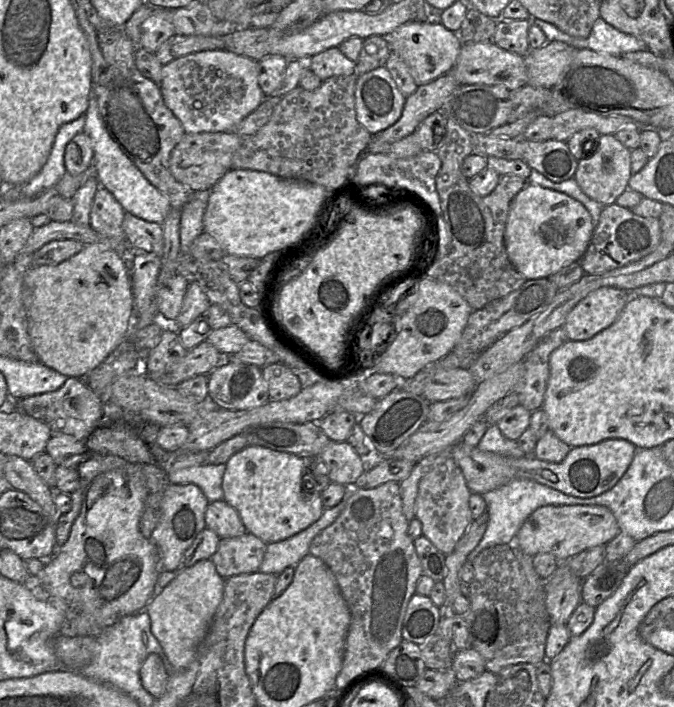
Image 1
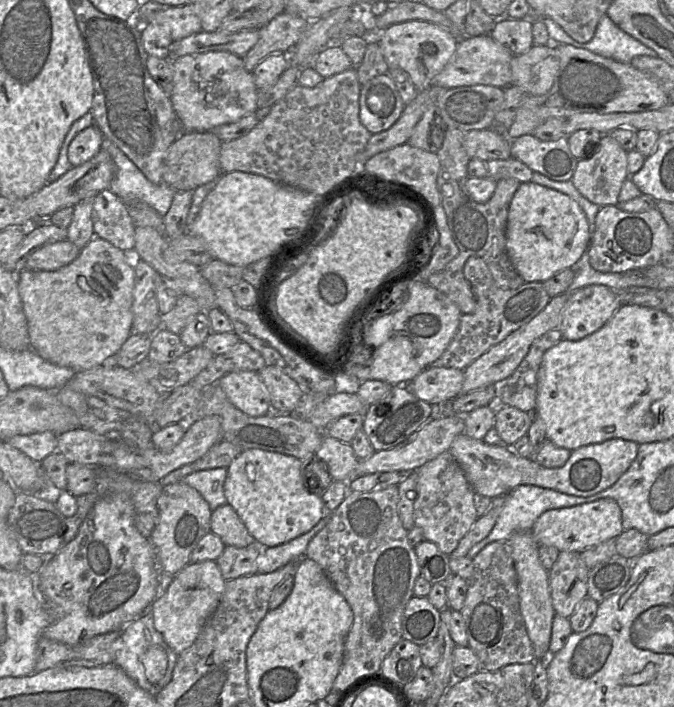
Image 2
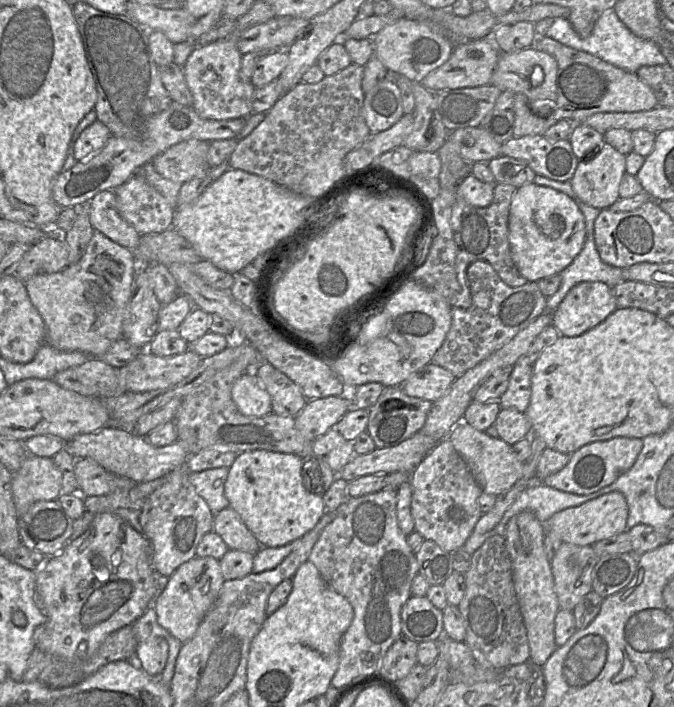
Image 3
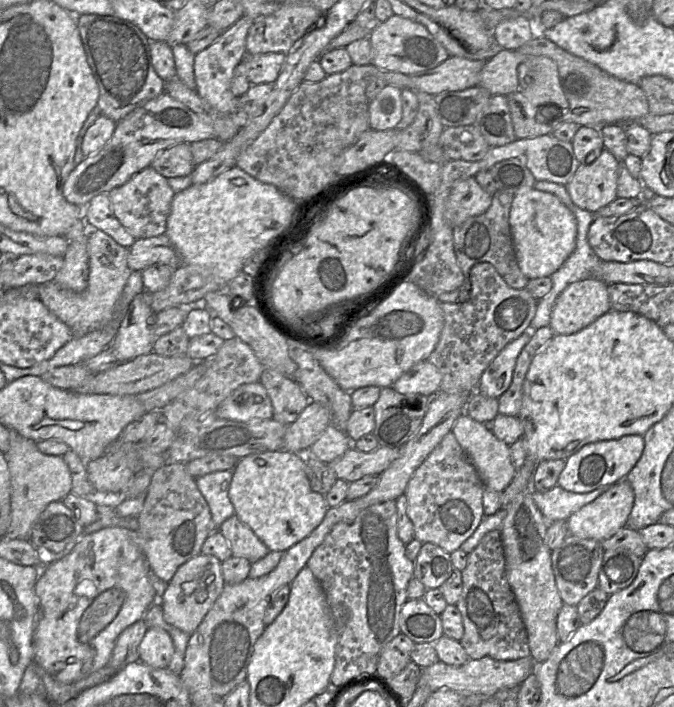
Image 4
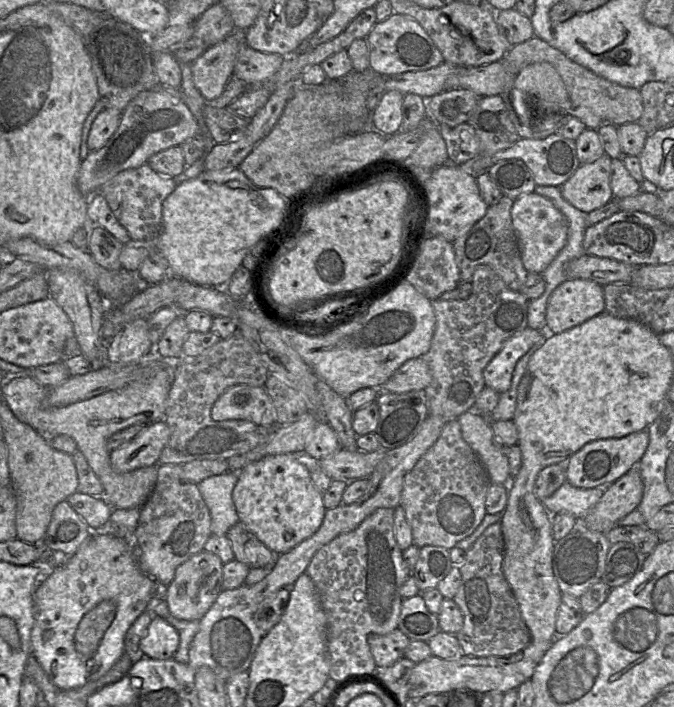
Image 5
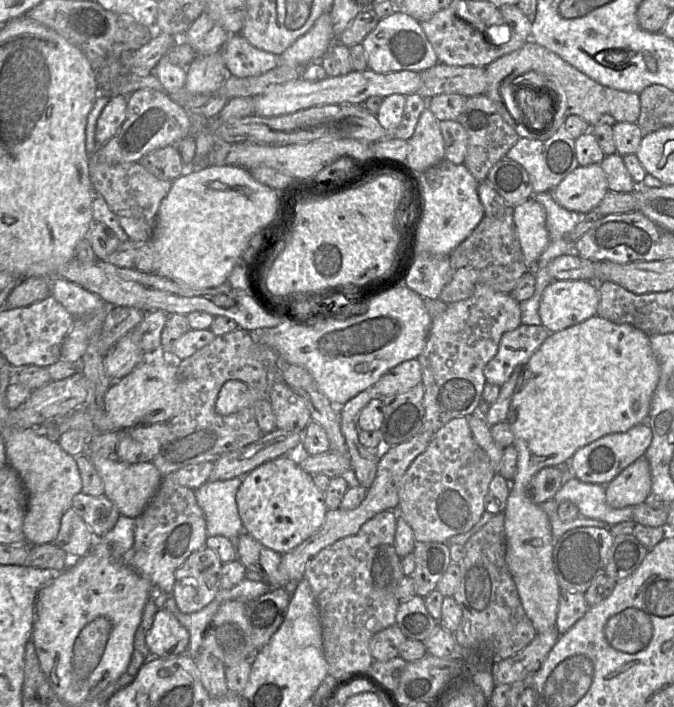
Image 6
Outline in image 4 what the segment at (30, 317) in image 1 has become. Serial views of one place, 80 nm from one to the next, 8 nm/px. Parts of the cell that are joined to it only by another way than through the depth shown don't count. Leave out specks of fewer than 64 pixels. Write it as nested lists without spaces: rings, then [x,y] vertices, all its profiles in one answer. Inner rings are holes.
[[[89,229],[87,245],[89,276],[84,291],[74,292],[50,281],[39,285],[38,292],[38,299],[70,328],[74,338],[83,337],[109,323],[131,272],[127,262],[129,248],[118,244],[102,230]]]

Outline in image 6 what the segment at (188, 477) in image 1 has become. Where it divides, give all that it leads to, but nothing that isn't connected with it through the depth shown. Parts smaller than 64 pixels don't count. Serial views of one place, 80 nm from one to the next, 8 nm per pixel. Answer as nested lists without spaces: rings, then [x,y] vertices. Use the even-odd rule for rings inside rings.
[[[242,478],[207,481],[195,490],[197,503],[205,516],[208,537],[224,536],[235,542],[244,532],[236,503]]]

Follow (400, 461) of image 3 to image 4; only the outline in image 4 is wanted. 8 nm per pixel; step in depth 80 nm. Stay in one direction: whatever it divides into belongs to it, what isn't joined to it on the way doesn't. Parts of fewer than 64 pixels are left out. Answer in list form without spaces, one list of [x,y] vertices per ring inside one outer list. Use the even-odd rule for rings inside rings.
[[[351,446],[329,465],[338,479],[351,483],[364,476],[379,476],[399,457],[399,451],[399,448],[379,446],[374,451],[362,452]]]

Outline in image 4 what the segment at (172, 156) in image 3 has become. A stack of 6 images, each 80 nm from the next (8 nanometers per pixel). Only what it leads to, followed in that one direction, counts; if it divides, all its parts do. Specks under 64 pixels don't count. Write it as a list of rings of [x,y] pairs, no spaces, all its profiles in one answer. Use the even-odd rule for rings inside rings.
[[[179,143],[163,150],[154,158],[150,166],[166,178],[192,174],[196,165],[190,143]]]

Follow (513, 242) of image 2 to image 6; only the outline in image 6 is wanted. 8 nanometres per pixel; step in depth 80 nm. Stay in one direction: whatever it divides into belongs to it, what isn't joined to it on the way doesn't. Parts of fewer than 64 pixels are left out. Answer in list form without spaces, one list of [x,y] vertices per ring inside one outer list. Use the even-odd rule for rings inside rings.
[[[531,197],[513,208],[513,219],[524,260],[529,271],[530,268],[536,267],[540,255],[549,243],[549,234],[546,225],[546,212],[544,207]]]

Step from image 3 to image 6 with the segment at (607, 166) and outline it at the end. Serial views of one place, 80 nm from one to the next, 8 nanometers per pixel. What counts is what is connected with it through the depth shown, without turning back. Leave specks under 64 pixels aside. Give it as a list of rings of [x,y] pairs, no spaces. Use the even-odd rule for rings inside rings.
[[[600,164],[578,166],[551,192],[554,200],[563,208],[586,214],[594,210],[605,197],[607,179]]]

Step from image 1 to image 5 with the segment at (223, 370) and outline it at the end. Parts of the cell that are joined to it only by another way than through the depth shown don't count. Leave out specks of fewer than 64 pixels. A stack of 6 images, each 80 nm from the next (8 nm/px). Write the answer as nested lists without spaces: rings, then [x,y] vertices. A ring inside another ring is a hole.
[[[237,384],[222,393],[211,409],[216,421],[248,420],[257,425],[274,428],[276,414],[264,387]]]

